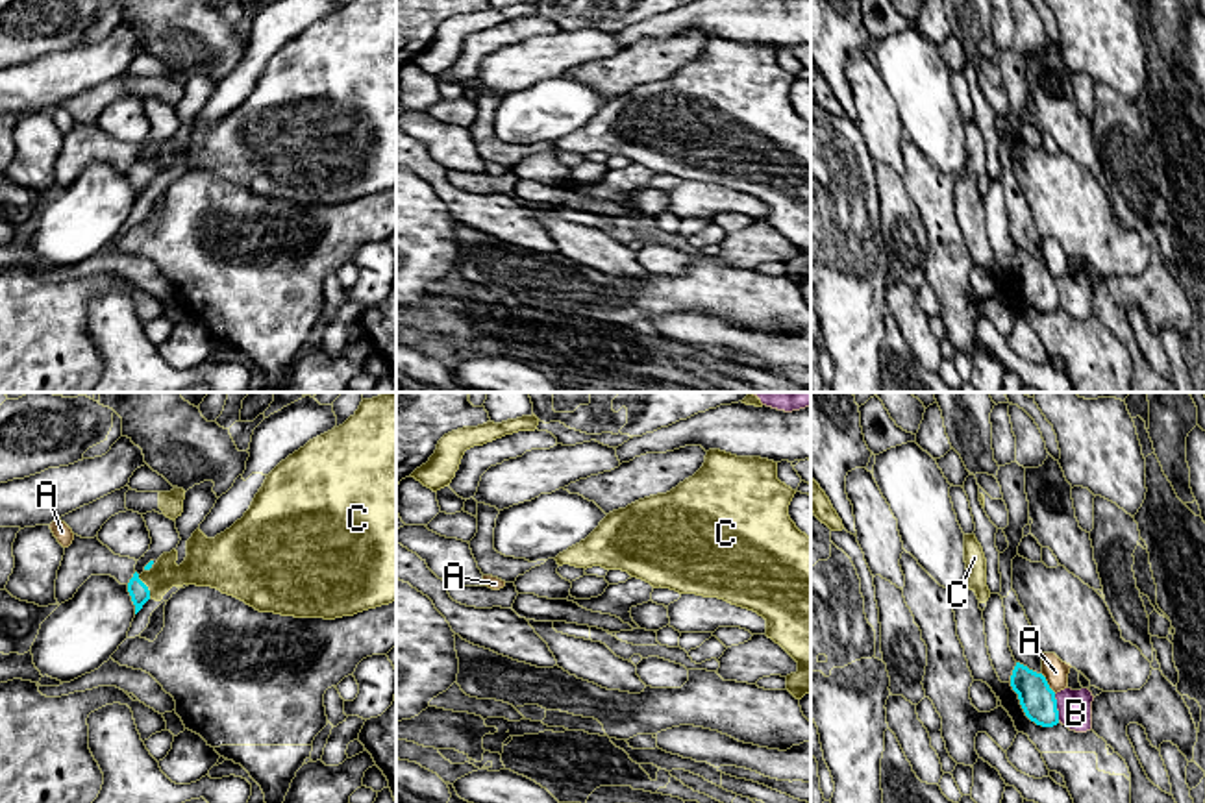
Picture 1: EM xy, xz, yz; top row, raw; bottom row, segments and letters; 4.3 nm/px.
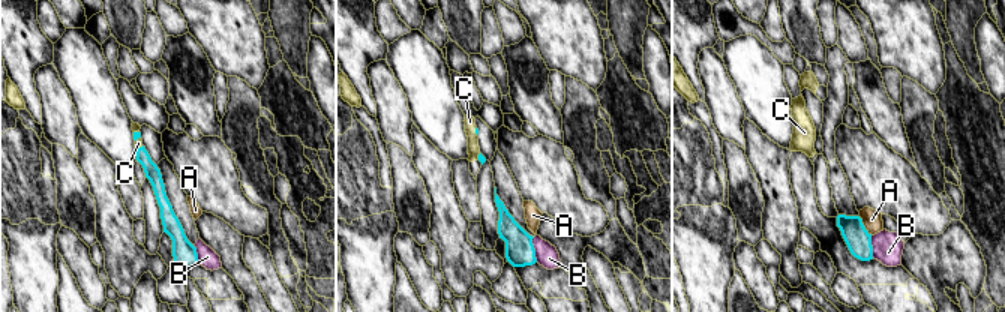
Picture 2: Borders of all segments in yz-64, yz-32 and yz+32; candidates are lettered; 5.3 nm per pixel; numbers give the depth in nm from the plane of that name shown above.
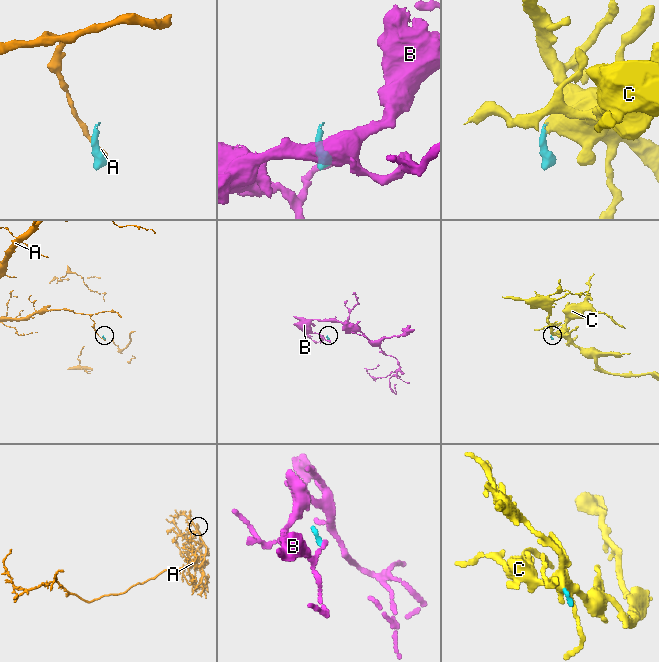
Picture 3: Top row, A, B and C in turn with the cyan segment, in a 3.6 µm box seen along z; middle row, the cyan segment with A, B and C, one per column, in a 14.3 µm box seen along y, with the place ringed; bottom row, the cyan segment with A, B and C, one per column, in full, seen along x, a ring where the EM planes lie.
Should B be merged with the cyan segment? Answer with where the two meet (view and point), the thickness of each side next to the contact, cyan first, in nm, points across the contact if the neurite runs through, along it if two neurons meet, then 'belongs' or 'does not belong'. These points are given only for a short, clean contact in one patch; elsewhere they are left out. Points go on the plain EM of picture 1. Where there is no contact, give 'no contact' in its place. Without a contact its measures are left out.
contact yz (1055, 293); calibres 150 and 150 nm; border yz (1054, 280), (1059, 306); does not belong

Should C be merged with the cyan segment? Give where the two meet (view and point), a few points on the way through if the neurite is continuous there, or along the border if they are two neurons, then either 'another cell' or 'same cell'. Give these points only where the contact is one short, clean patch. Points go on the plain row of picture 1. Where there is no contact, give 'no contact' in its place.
xy (147, 172) | across xy (139, 178), (147, 172), (200, 152) | same cell

